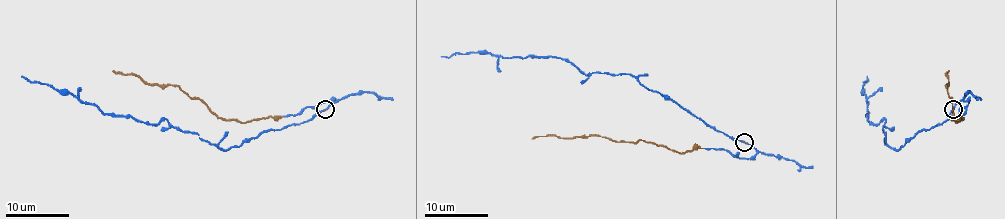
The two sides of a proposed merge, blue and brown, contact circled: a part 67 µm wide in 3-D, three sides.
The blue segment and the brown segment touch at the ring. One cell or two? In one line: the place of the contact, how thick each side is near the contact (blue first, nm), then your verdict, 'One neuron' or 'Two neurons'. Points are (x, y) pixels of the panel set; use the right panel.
Place: (953, 109). Thickness 160 nm (blue) against 50 nm. One neuron

